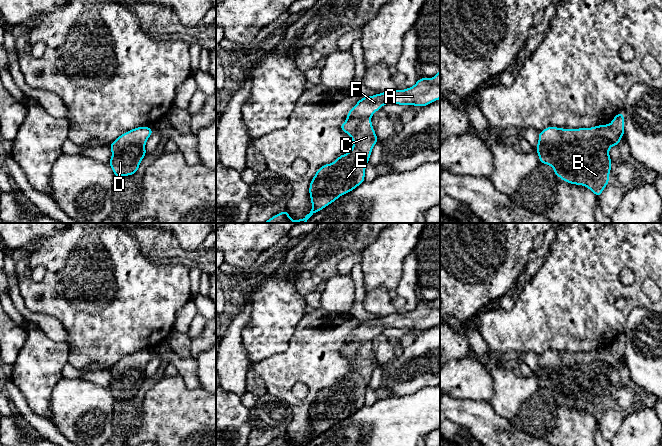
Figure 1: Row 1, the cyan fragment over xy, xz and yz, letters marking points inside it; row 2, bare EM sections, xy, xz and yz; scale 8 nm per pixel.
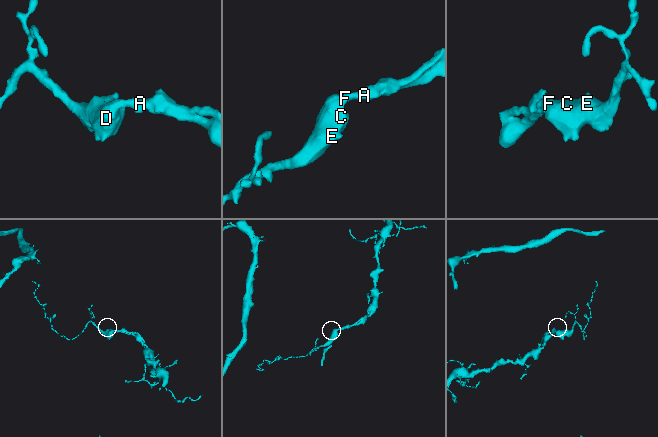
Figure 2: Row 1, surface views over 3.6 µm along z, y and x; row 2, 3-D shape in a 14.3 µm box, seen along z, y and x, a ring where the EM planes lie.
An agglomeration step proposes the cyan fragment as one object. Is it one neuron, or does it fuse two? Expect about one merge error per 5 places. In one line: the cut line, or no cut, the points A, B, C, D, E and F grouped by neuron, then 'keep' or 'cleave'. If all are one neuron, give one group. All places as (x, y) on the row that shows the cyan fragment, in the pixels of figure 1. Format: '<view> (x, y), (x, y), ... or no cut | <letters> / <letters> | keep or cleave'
no cut | A B C D E F | keep

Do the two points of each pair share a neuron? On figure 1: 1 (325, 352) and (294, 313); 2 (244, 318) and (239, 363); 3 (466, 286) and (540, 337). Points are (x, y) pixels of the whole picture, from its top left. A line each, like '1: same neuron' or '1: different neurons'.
1: different neurons
2: same neuron
3: different neurons

